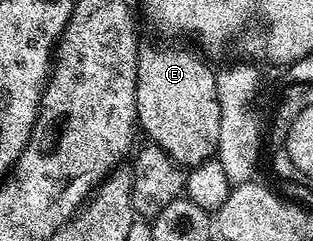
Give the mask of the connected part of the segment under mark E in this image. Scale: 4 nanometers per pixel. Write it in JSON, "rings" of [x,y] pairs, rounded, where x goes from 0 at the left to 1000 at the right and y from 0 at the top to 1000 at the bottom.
{"rings":[[[502,170],[479,195],[454,191],[438,216],[438,349],[431,436],[438,527],[463,539],[486,606],[543,647],[581,701],[613,701],[658,672],[690,631],[700,568],[700,419],[693,415],[693,320],[684,282],[661,278],[639,224],[613,228],[591,195],[537,195],[537,174]]]}

